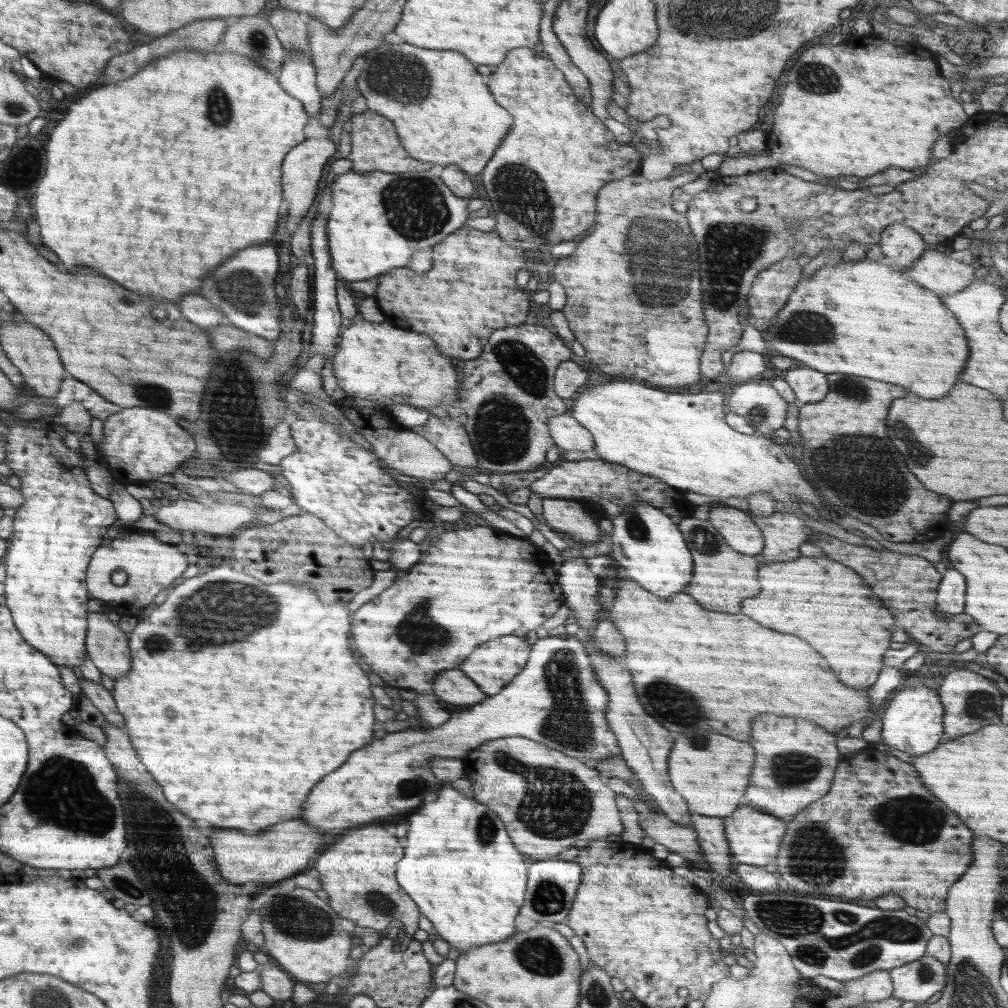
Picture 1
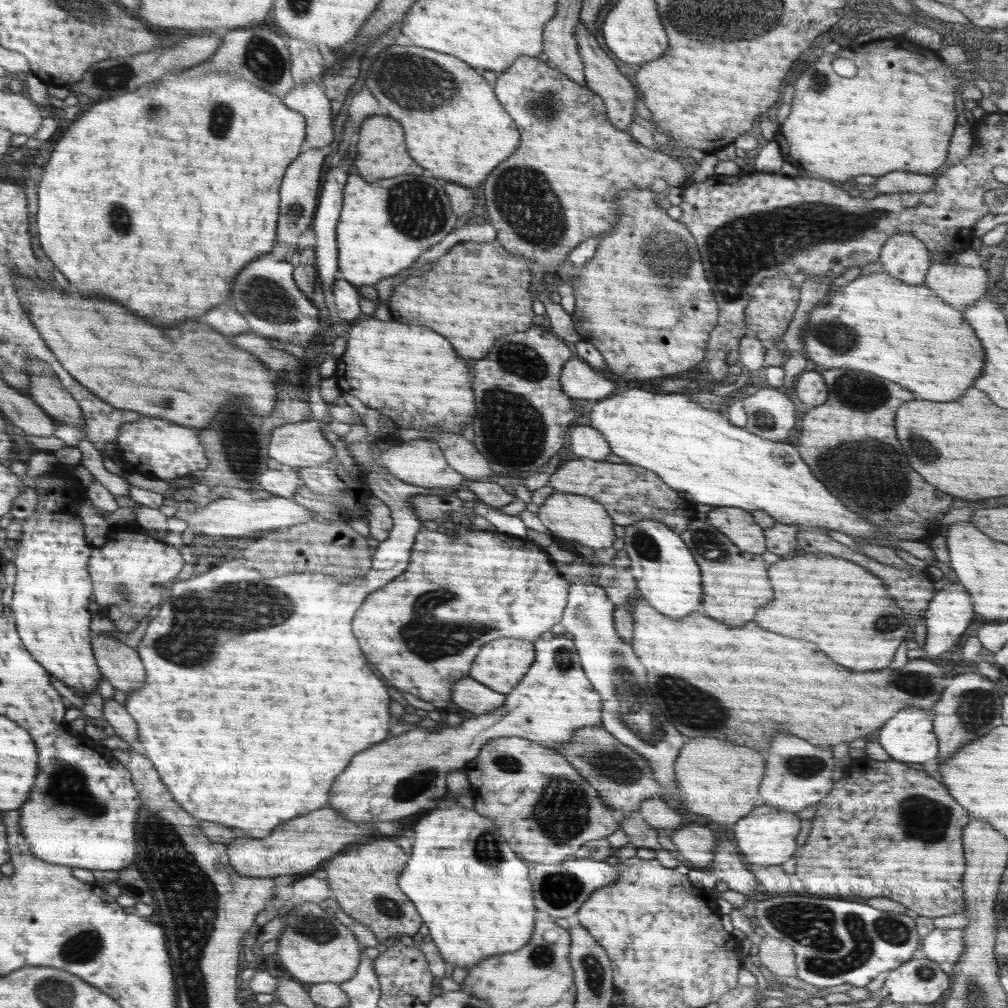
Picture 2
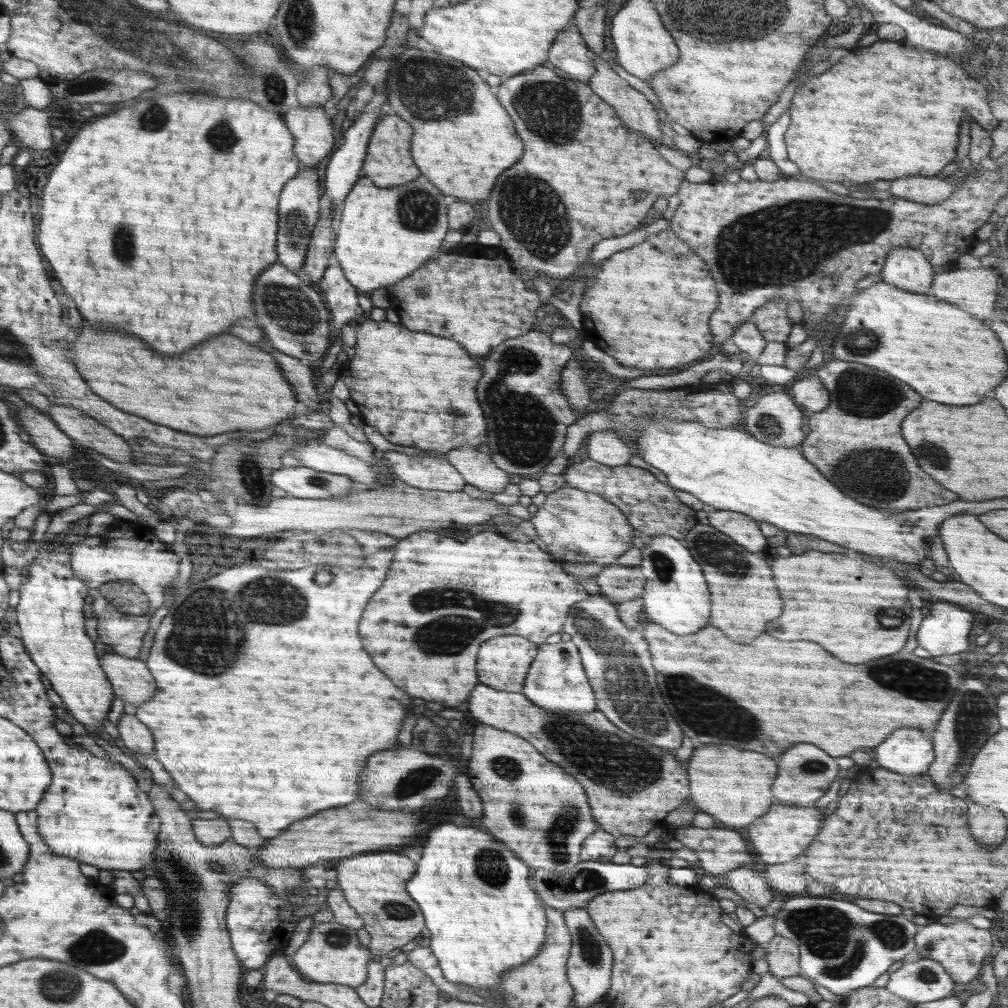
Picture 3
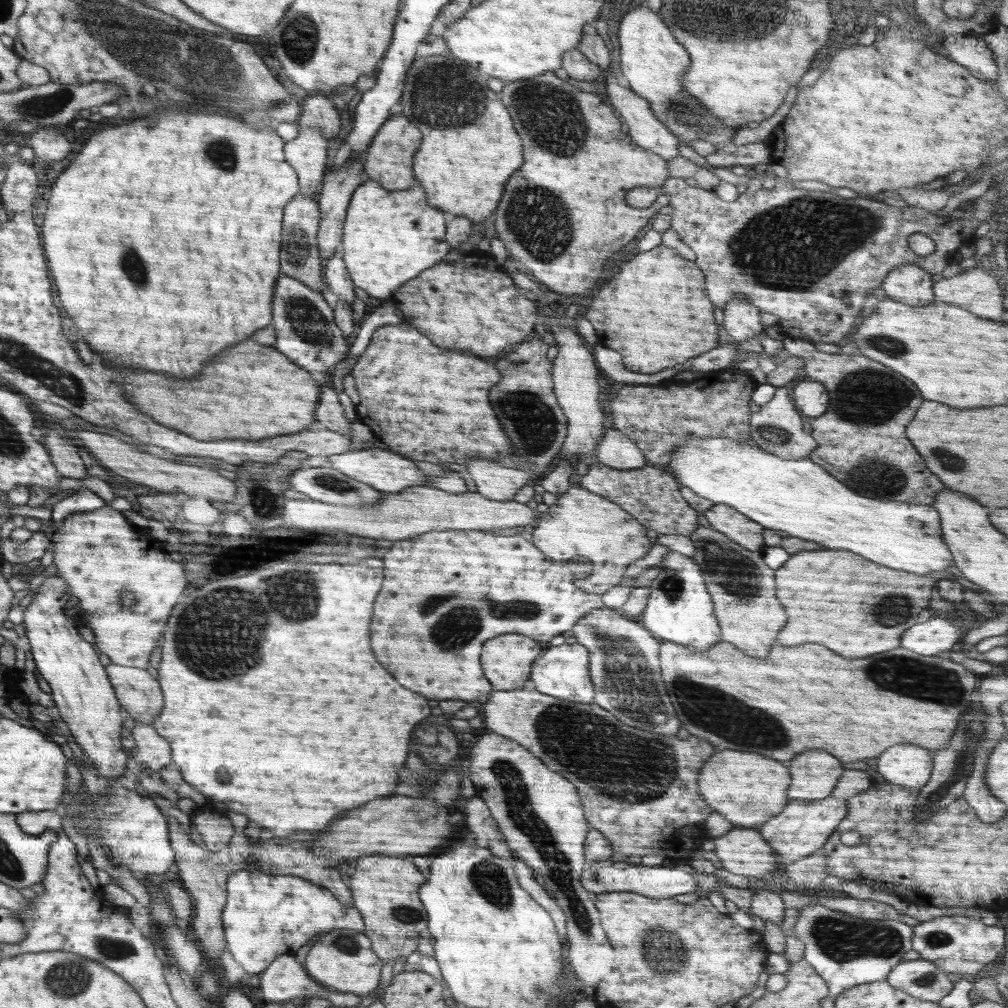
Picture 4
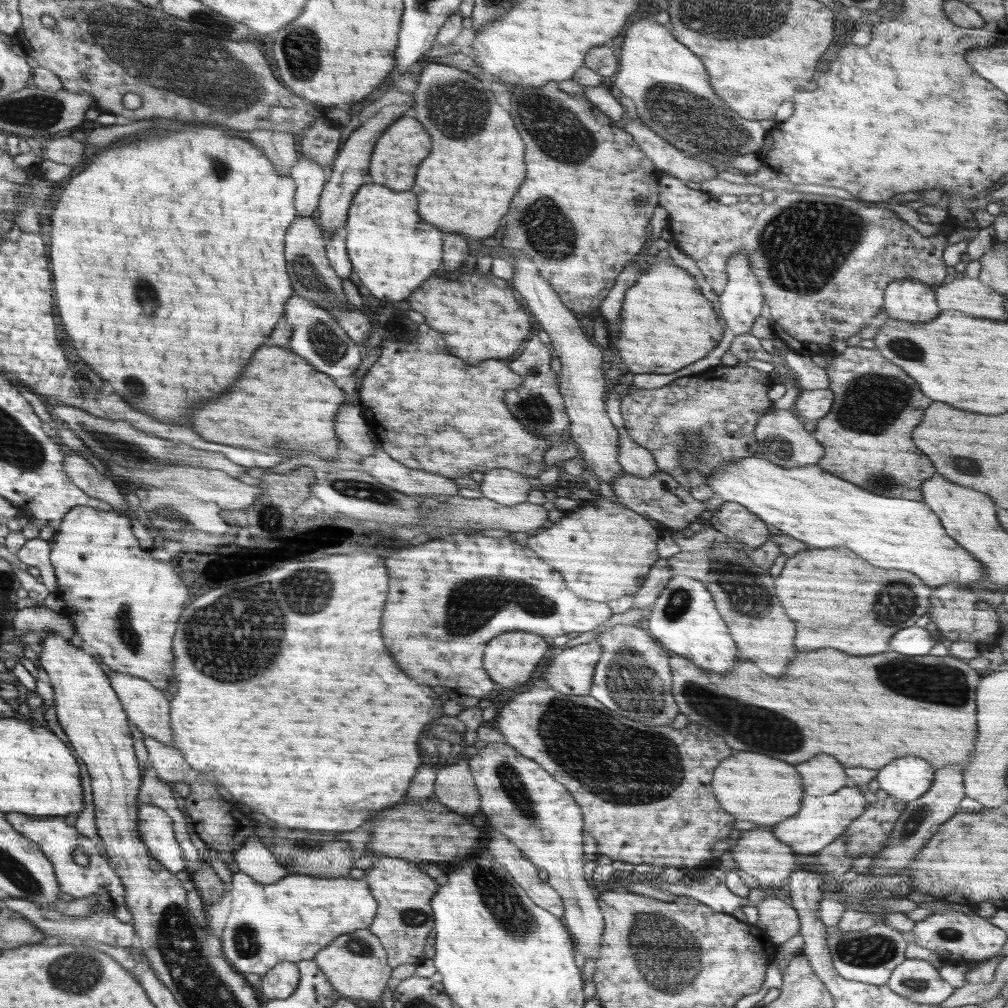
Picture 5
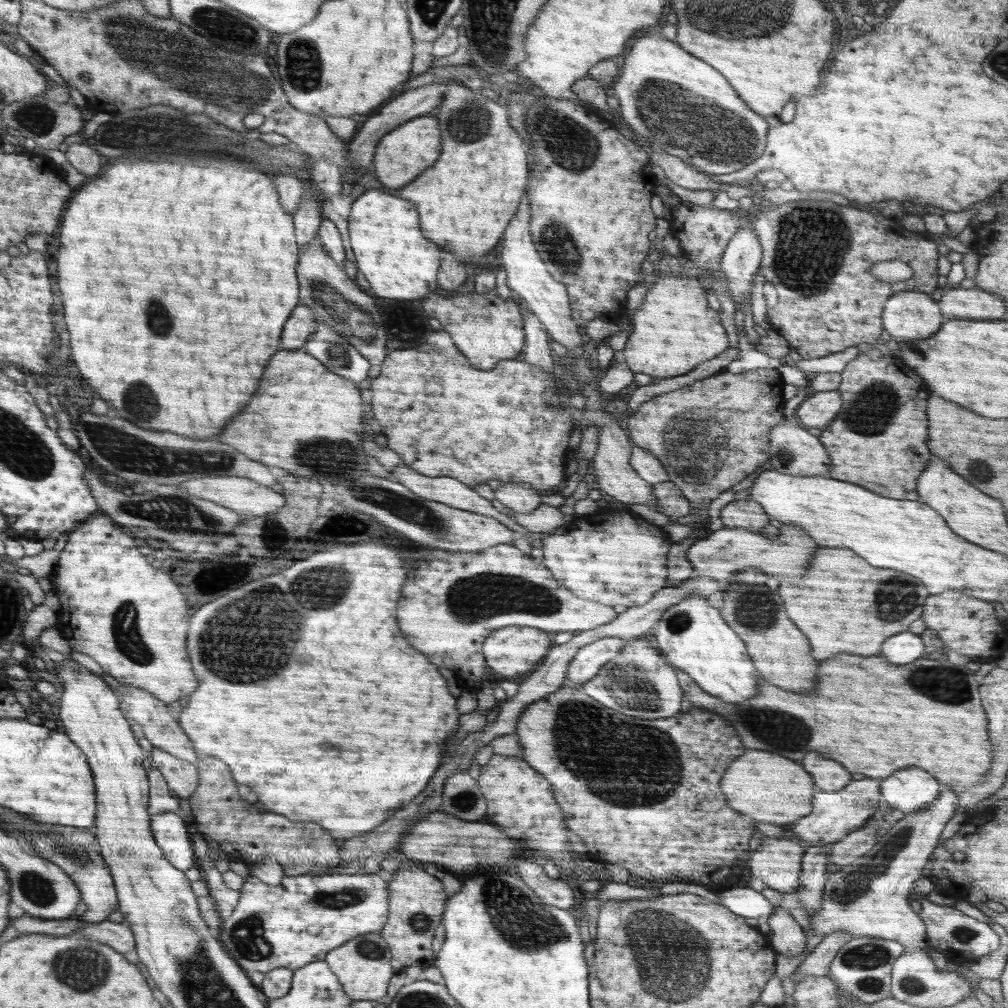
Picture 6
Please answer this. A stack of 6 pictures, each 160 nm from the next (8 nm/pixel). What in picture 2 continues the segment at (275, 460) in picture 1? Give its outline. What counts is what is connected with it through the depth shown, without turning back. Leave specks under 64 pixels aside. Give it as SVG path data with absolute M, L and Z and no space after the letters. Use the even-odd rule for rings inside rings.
M315 418L279 426L269 444L269 458L294 469L328 464L336 453L324 437L322 426L322 421Z

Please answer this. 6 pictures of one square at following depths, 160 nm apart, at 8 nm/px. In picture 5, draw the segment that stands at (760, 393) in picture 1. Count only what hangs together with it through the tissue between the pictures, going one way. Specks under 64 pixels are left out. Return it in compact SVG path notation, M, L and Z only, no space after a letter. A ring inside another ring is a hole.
M793 409L770 410L755 425L754 434L759 444L758 455L784 468L800 468L817 462L824 456L824 447L804 429L803 420Z

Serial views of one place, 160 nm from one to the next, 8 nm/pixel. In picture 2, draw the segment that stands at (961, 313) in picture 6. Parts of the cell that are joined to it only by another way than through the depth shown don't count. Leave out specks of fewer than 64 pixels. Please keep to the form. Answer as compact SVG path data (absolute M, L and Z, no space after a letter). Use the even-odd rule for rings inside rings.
M931 261L925 285L956 310L966 310L986 296L988 275L982 267Z

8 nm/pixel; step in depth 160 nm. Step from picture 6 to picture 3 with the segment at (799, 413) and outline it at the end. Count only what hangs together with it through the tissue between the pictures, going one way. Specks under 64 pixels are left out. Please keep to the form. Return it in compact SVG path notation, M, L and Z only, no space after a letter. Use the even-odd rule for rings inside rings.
M818 376L798 377L792 386L791 397L802 409L822 412L829 402L828 389L820 382Z

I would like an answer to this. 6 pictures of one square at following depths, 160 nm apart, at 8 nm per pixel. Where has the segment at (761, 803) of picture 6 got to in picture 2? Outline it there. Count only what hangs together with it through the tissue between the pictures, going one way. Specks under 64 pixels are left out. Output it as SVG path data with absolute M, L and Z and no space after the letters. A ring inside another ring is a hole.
M692 738L681 748L674 772L688 810L720 822L722 826L733 826L761 803L756 800L764 776L764 758L750 748L714 738Z

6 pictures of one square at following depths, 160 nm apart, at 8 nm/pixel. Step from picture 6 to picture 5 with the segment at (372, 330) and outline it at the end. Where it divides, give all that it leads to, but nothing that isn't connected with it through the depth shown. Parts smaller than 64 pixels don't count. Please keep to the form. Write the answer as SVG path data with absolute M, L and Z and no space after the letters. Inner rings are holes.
M315 216L297 217L294 220L294 230L290 230L290 238L286 238L286 258L290 258L290 278L294 278L294 292L330 314L335 314L337 323L346 334L357 344L365 344L372 330L365 310L351 307L349 298L342 288L341 278L329 263L325 243L327 236L320 227Z

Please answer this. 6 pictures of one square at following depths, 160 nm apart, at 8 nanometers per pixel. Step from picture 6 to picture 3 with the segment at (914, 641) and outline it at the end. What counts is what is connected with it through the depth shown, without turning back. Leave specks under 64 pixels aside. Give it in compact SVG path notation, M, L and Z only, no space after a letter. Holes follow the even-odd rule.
M948 601L932 604L915 634L917 646L928 650L932 656L964 652L970 644L972 618L968 610Z

